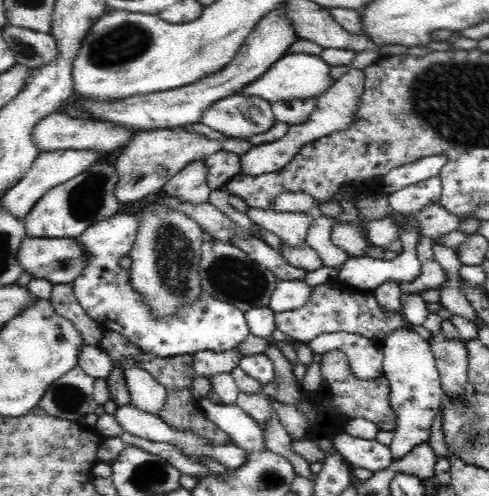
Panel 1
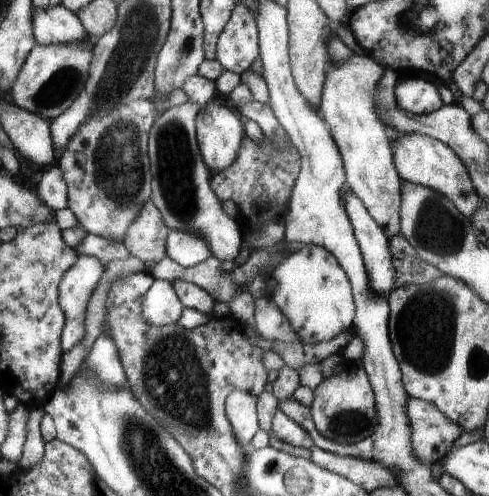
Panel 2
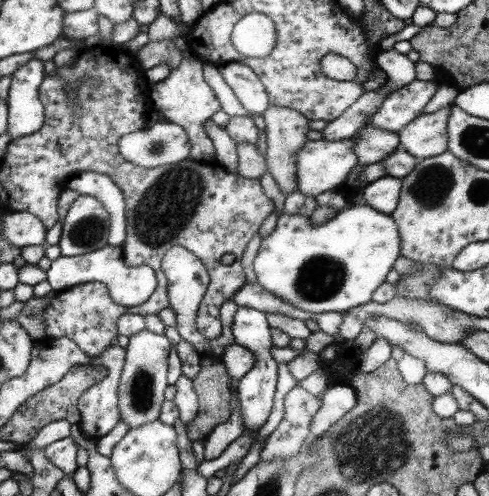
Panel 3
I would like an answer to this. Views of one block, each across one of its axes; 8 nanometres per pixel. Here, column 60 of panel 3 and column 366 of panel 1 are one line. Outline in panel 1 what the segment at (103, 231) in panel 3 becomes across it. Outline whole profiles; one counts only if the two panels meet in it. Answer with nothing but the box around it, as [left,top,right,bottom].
[330,222,374,258]

